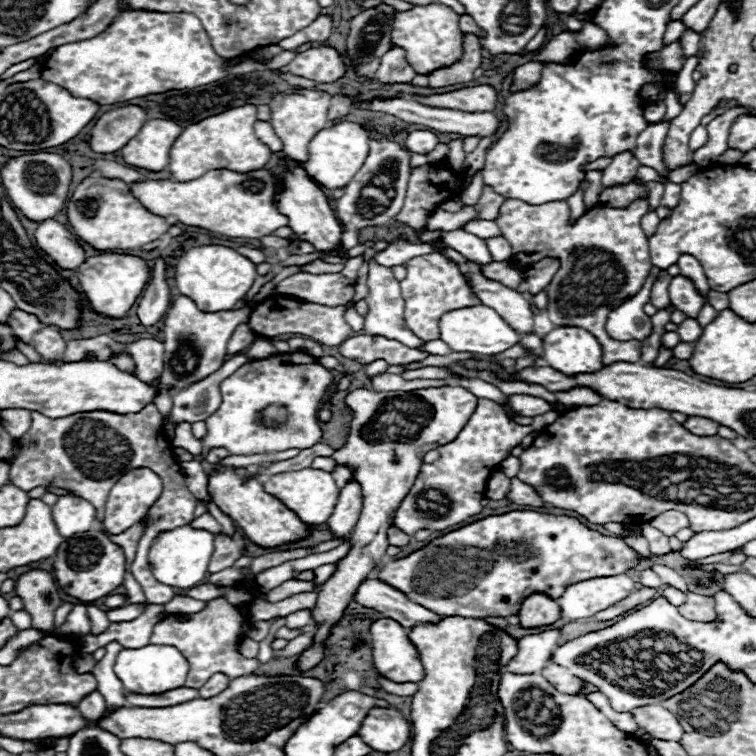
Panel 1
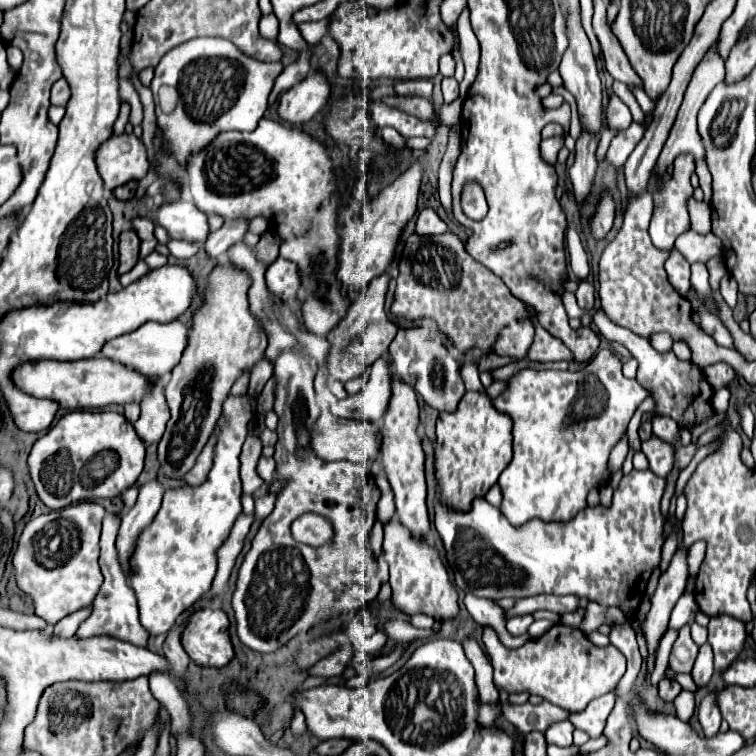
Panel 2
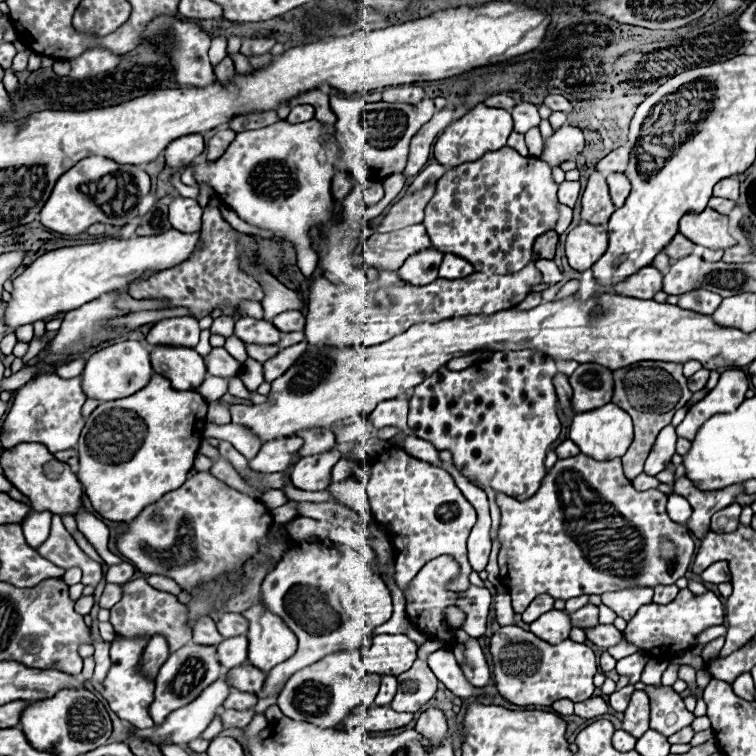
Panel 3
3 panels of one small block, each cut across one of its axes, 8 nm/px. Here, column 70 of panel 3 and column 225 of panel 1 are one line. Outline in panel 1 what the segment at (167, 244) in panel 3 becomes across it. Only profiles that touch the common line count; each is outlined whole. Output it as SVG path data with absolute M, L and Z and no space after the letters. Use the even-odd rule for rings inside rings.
M216 244L190 248L176 264L176 288L184 296L190 296L204 312L220 312L234 308L236 302L252 288L256 276L258 272L254 262L228 246Z

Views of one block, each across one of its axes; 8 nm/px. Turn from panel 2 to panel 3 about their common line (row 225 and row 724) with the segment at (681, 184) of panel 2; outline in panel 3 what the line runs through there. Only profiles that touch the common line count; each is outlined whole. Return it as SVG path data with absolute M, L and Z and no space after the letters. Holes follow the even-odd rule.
M646 686L644 692L650 696L650 728L664 732L664 736L672 736L674 732L692 724L694 714L684 708L682 698L664 686Z

